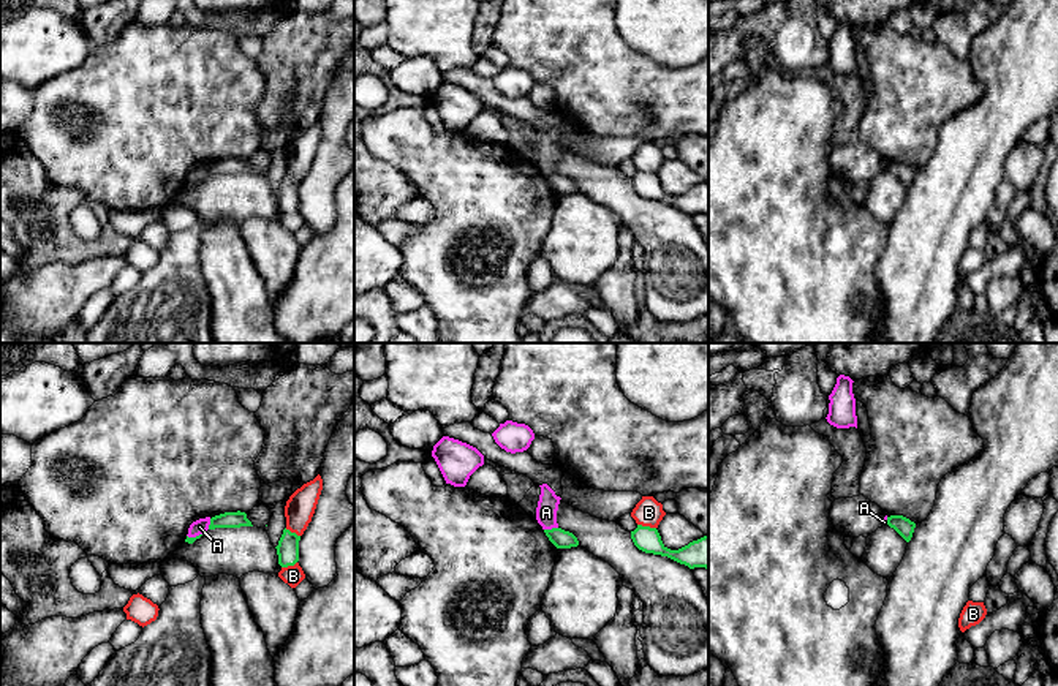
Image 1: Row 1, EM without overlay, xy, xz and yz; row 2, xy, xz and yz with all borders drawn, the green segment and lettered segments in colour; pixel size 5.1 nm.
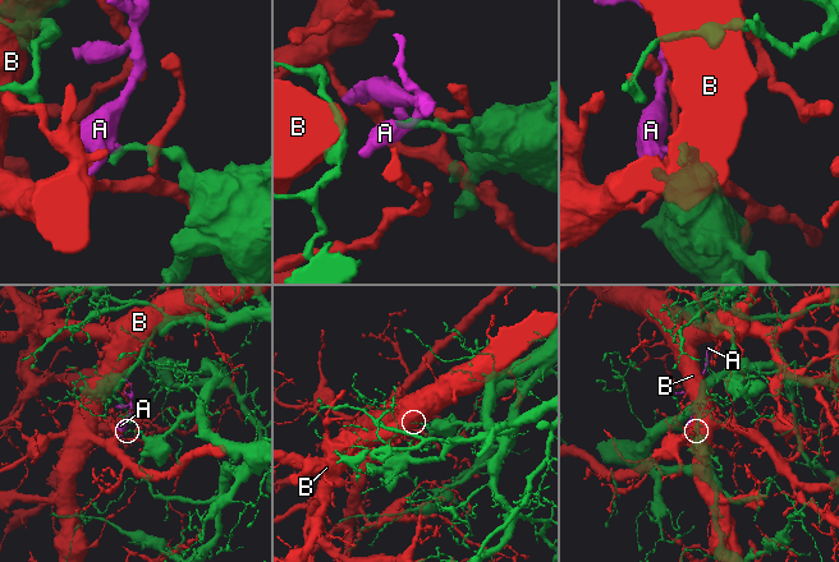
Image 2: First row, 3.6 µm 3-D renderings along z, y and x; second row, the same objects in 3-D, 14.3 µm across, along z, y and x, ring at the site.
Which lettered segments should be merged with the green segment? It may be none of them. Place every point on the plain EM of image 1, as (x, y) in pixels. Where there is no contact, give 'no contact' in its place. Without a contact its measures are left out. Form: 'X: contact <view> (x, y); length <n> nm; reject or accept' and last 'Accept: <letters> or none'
A: contact xz (552, 174); length 70 nm; reject
B: contact xz (647, 173); length 100 nm; reject
Accept: none

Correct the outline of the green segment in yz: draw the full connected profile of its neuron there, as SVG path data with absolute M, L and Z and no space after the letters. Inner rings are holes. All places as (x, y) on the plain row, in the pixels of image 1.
M903 161L887 163L887 171L894 174L906 188L911 187L916 169Z

